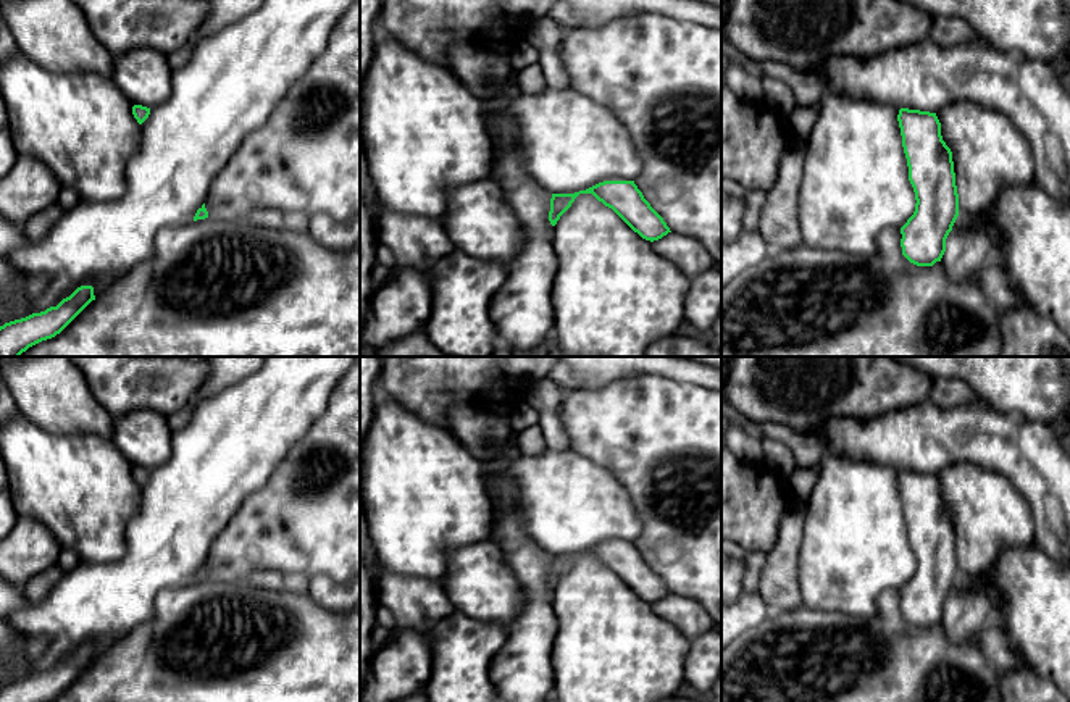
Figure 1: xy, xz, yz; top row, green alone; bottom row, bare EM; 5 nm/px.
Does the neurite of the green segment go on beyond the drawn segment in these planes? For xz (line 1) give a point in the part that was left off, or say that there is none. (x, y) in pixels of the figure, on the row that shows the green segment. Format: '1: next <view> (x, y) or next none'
1: next none

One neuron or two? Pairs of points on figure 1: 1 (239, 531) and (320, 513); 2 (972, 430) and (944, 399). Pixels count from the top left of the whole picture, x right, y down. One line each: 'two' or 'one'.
1: one
2: two

